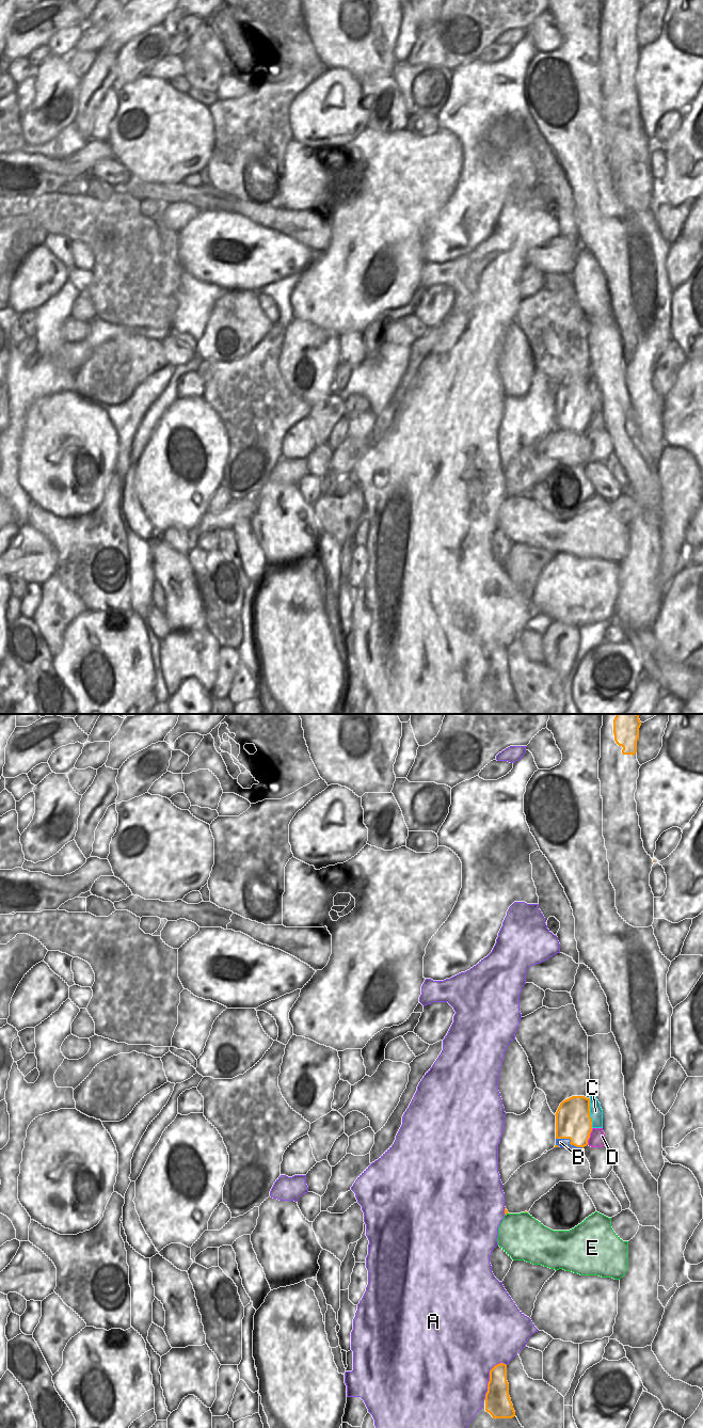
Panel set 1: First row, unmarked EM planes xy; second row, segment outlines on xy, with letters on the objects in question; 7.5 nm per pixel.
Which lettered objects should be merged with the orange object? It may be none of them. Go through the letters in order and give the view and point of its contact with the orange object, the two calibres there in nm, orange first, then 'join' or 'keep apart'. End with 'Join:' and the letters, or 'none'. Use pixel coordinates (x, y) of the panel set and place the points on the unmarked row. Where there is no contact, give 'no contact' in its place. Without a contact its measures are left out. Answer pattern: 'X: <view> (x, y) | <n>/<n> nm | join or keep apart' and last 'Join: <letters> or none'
A: xy (490, 661) | 190/480 nm | keep apart
B: xy (571, 424) | 260/60 nm | keep apart
C: xy (589, 396) | 260/100 nm | keep apart
D: xy (589, 419) | 260/120 nm | keep apart
E: xy (507, 495) | 30/340 nm | keep apart
Join: none

